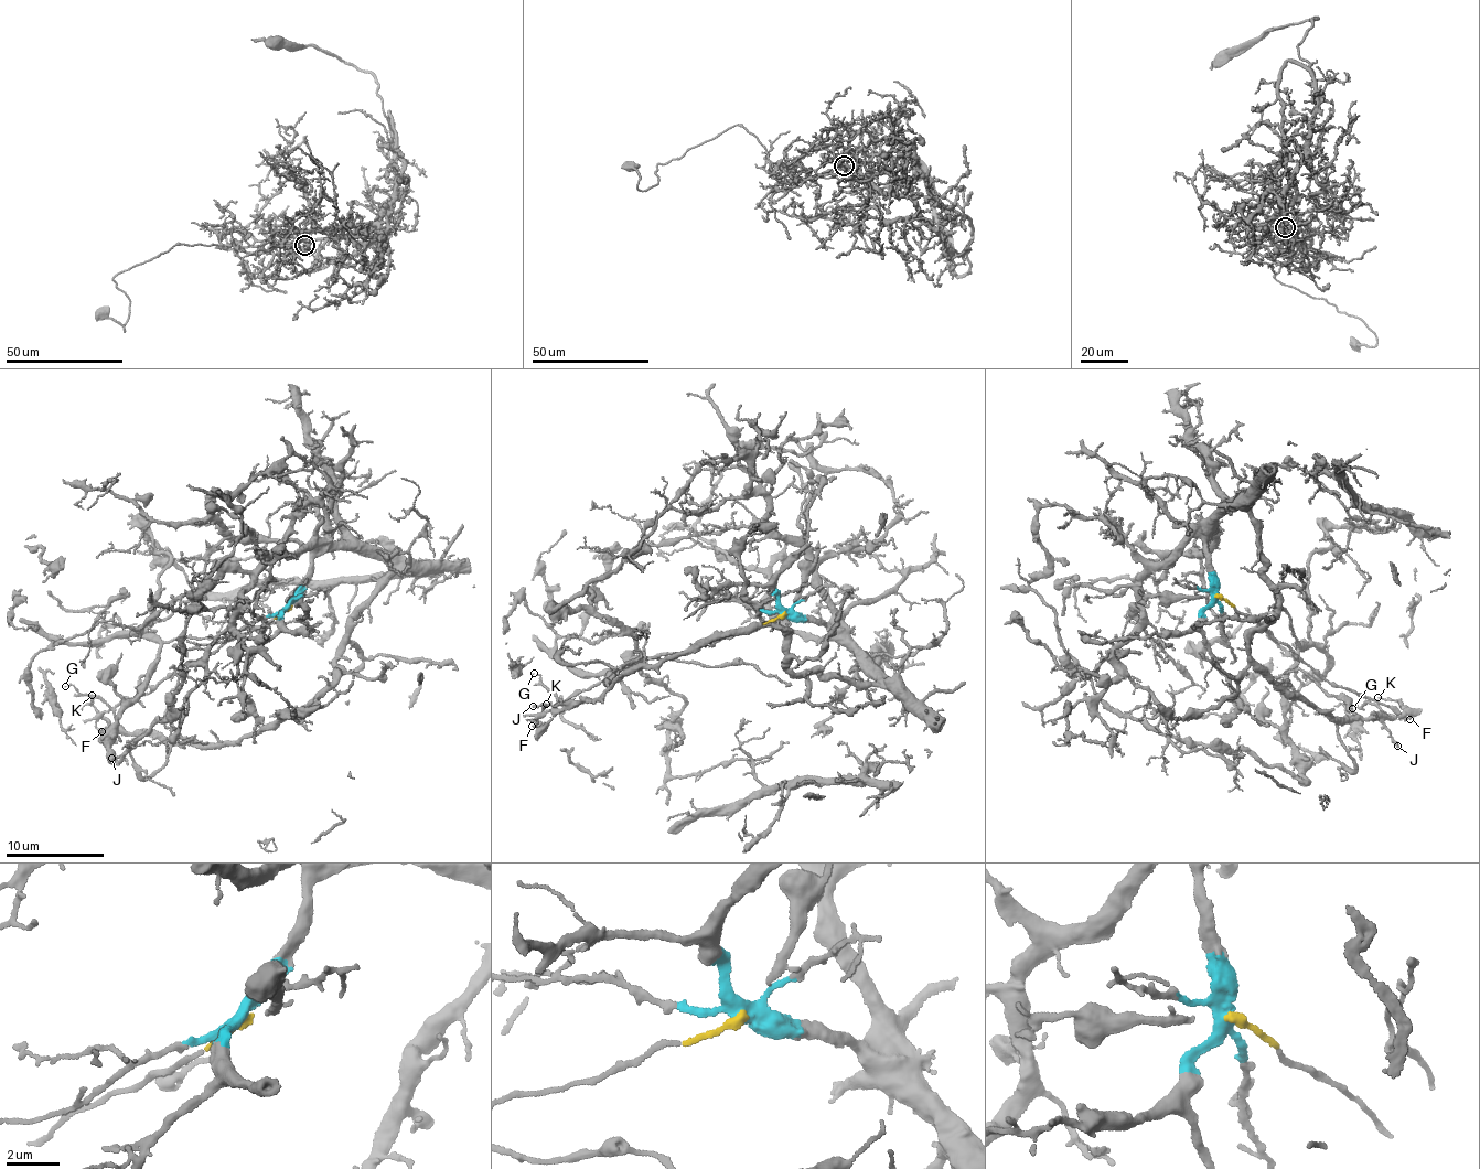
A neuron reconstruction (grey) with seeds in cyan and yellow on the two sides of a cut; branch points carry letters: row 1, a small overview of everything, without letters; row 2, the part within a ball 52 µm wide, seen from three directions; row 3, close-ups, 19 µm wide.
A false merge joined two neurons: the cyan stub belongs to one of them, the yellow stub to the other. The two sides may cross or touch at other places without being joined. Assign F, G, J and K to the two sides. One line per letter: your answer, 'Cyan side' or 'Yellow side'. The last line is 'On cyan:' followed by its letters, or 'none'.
F: Yellow side
G: Cyan side
J: Cyan side
K: Cyan side
On cyan: G, J, K

